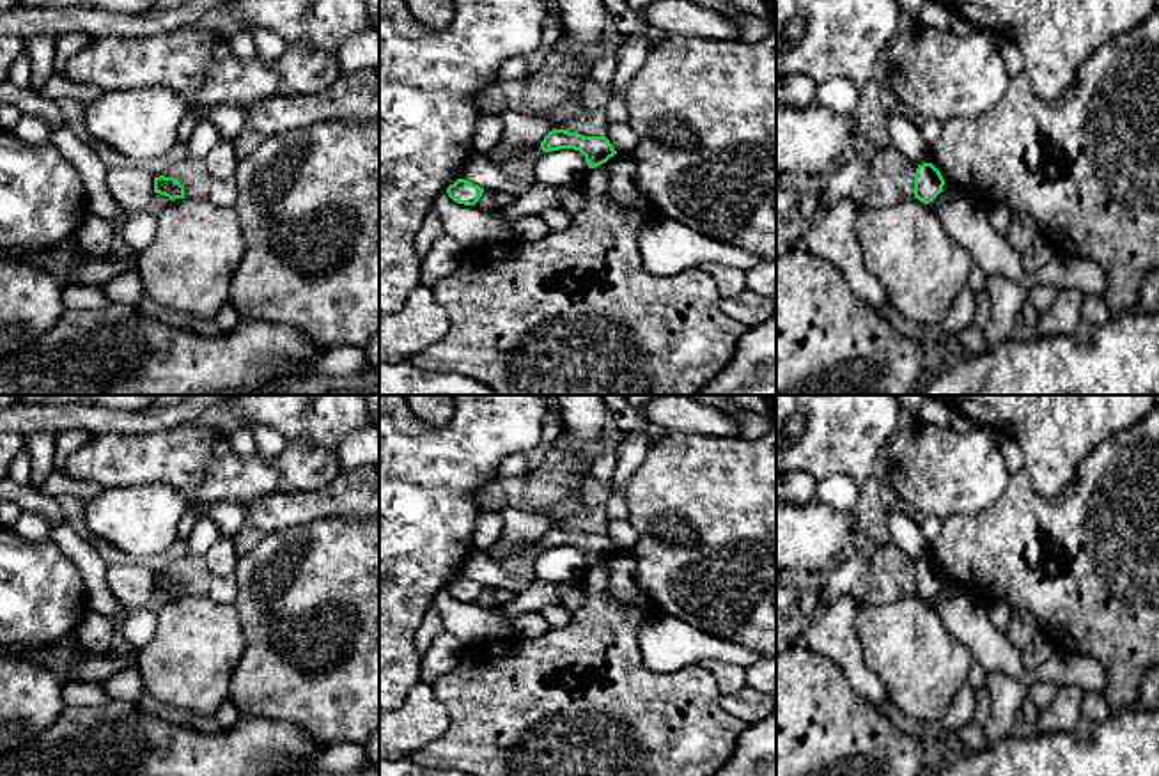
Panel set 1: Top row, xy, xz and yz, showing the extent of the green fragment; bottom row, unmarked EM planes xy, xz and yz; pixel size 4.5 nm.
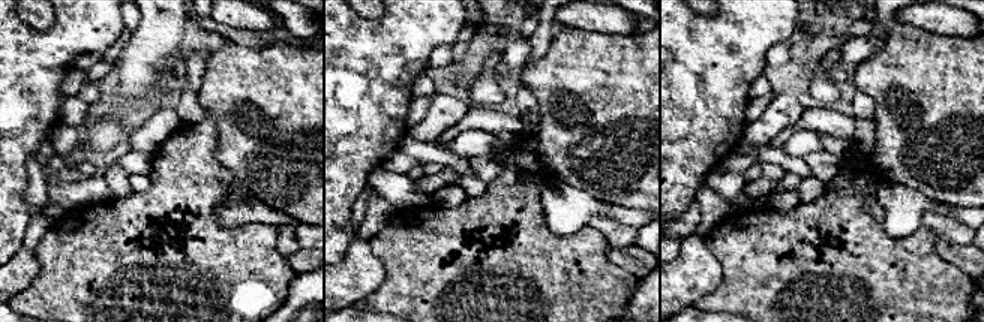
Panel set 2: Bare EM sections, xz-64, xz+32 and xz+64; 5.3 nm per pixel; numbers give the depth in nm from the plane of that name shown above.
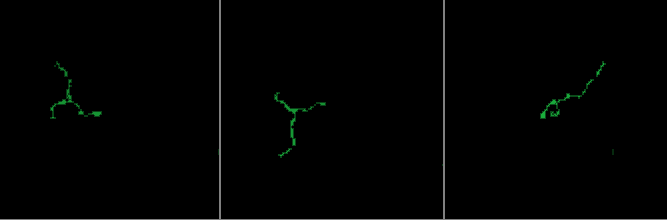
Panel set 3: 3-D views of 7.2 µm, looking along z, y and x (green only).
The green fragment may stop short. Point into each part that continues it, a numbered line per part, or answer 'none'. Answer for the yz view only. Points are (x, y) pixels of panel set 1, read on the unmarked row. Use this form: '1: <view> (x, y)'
none

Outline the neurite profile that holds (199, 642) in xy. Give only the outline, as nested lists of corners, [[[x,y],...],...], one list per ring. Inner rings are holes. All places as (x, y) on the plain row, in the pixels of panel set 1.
[[[175,595],[154,611],[156,636],[138,652],[147,696],[214,718],[245,650],[234,604]]]

